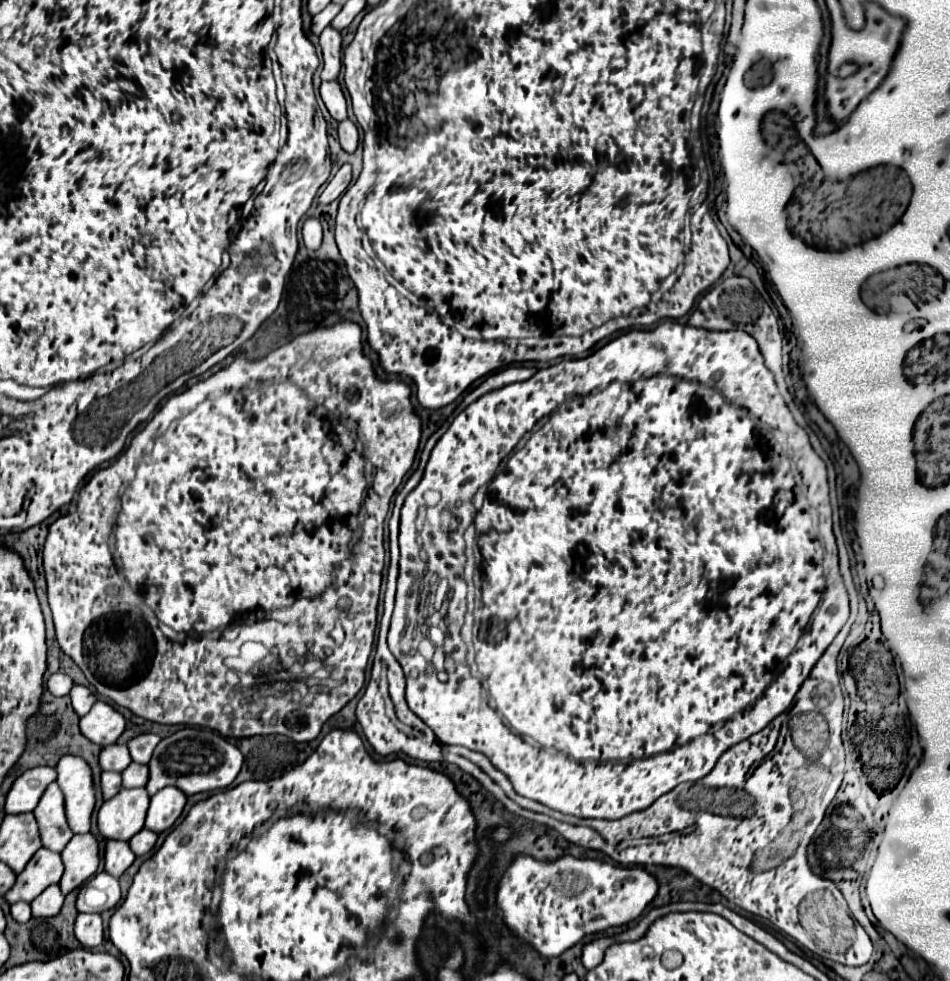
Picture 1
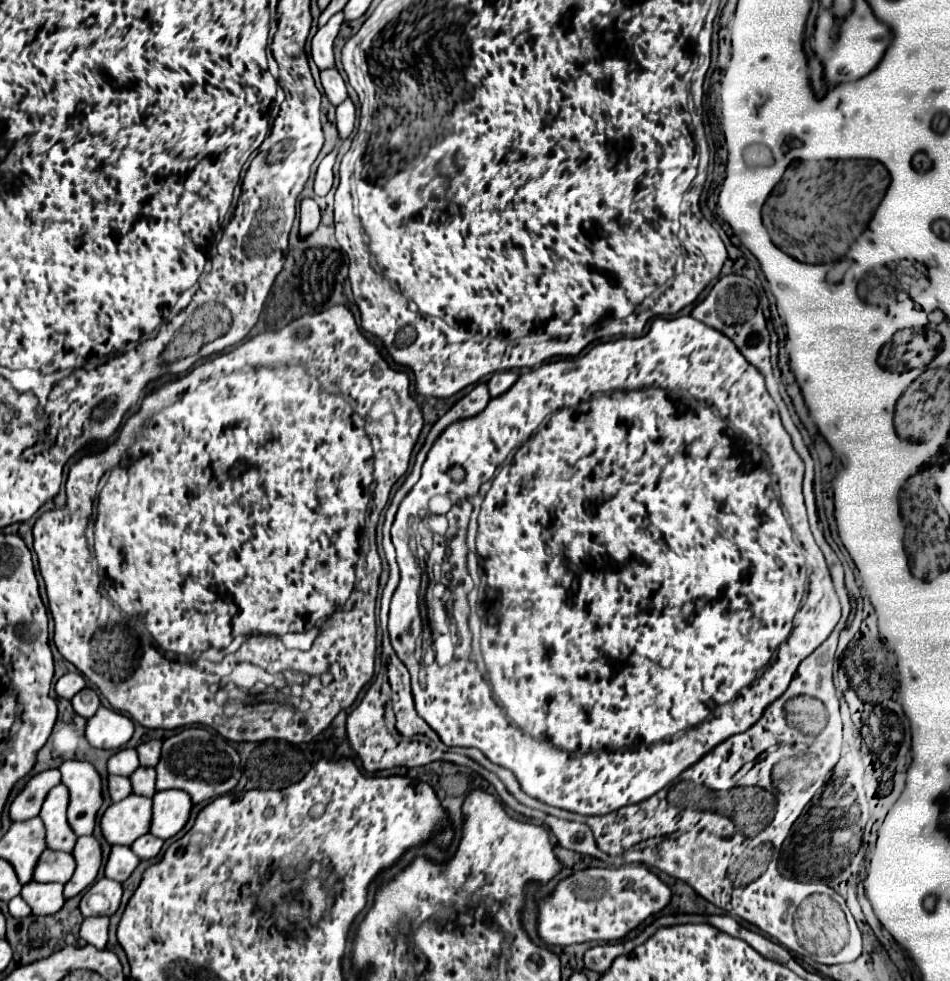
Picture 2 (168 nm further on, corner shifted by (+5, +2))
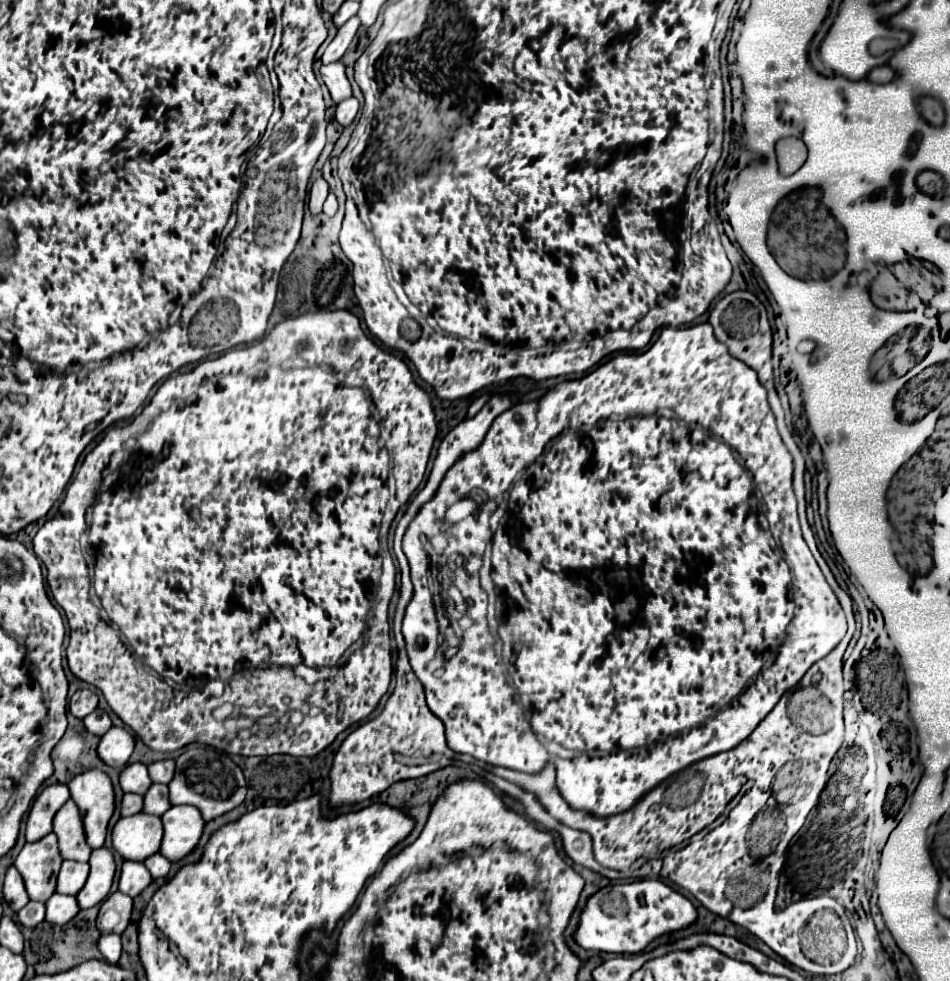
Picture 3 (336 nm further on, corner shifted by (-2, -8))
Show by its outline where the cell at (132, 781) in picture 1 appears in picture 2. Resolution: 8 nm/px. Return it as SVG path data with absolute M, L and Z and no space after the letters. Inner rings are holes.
M139 766L137 772L133 772L133 776L129 778L131 786L133 786L133 792L151 798L155 794L155 776L157 776L155 768Z

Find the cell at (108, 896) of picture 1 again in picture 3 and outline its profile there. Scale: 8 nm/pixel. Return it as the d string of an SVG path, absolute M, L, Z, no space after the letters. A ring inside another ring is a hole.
M114 892L102 902L96 926L102 934L112 932L122 934L130 922L130 914L132 914L132 898L124 896L122 892Z

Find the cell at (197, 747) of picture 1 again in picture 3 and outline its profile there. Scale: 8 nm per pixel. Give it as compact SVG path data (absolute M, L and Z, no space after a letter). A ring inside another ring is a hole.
M206 746L188 748L176 760L176 774L168 784L168 788L170 788L170 802L174 806L178 804L196 806L202 812L206 822L240 806L246 796L246 782L244 782L242 770L224 752L218 752Z

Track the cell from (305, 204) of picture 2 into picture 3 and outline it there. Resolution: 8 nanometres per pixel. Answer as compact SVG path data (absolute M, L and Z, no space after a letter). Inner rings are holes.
M316 178L312 182L312 188L310 188L310 194L308 194L308 204L310 204L310 212L312 214L320 214L322 212L322 204L326 200L330 192L330 186L324 178Z

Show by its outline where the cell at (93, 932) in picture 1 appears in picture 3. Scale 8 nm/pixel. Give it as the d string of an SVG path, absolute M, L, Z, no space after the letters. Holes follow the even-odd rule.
M106 934L100 938L98 942L98 948L100 952L104 954L104 958L110 962L110 964L116 964L120 954L122 954L122 944L120 944L120 936L118 934Z

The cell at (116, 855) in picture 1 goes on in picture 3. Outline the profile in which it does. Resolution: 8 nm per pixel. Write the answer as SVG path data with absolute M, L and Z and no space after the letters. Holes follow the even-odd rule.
M124 862L118 890L122 894L128 894L130 898L136 898L150 882L152 882L152 876L144 866L144 862Z

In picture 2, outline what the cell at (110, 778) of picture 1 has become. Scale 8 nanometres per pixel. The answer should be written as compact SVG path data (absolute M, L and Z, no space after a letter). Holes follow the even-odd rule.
M109 776L107 784L109 784L109 794L113 802L119 802L131 794L131 782L125 776Z

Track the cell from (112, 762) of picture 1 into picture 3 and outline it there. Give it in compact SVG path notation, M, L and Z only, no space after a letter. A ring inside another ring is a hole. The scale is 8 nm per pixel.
M140 762L128 764L120 774L120 786L124 792L134 792L134 794L144 796L148 792L148 788L152 786L152 780L148 776L148 768Z

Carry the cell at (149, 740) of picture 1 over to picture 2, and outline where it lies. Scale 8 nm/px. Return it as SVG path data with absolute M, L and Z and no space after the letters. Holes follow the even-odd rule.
M149 740L137 746L137 754L139 754L139 762L143 766L155 766L159 762L159 754L161 754L161 740Z

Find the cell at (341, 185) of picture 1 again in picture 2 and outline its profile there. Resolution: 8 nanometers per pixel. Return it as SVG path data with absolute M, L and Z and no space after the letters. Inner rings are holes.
M337 150L329 152L323 162L319 164L319 170L317 170L317 176L315 176L315 194L317 196L327 196L327 192L331 190L333 186L333 166L335 166L335 160L337 160Z

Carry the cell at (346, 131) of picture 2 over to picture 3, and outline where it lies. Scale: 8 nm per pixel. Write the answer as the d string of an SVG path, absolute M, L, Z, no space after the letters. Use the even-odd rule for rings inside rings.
M352 96L352 98L346 98L344 102L340 102L338 106L336 106L336 120L342 124L342 126L348 126L348 124L352 124L352 120L354 120L354 116L358 114L358 100Z

